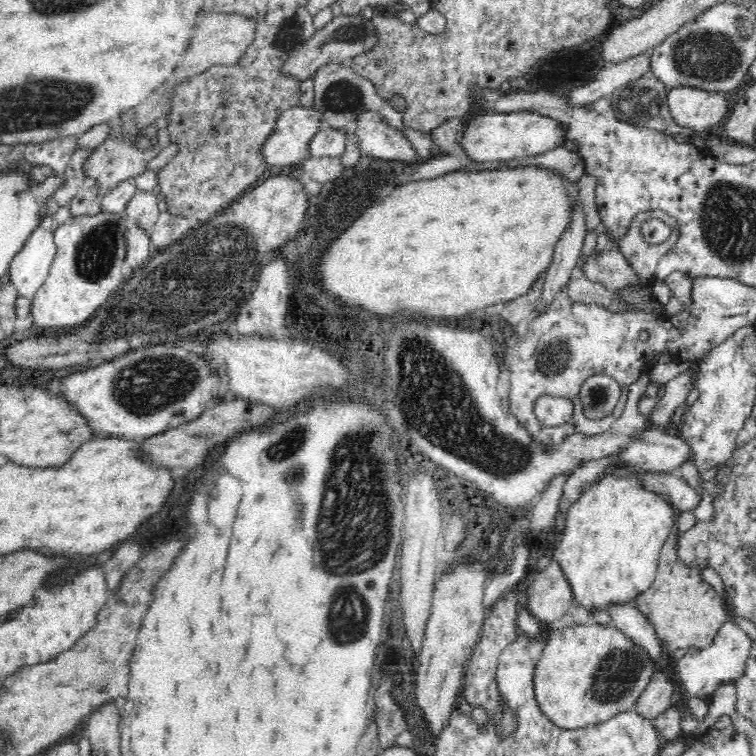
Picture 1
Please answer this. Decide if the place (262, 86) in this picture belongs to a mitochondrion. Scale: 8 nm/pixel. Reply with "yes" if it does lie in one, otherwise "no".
no

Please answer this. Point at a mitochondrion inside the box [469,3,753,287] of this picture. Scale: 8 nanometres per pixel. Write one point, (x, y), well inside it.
(711, 56)

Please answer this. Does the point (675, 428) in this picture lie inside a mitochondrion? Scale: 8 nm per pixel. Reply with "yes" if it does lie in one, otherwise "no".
no

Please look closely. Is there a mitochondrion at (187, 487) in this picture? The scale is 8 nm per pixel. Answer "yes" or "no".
no

